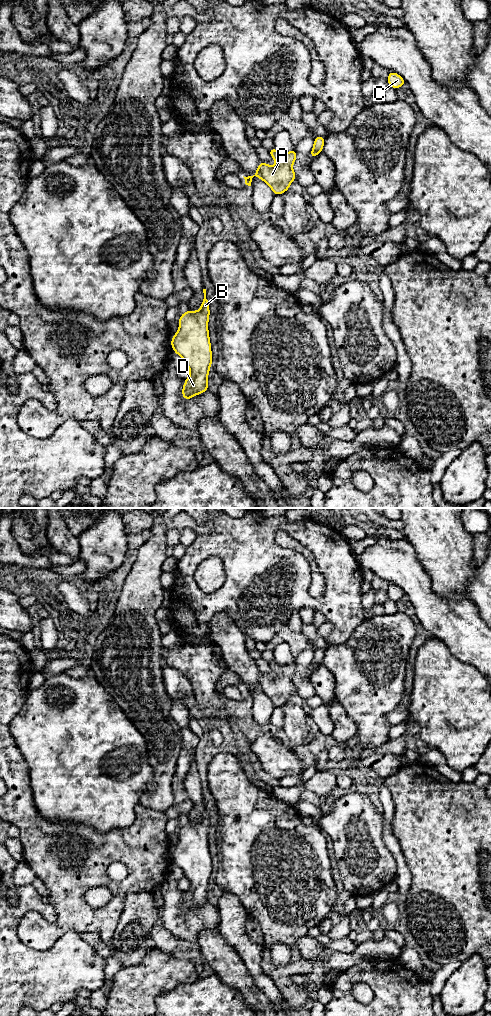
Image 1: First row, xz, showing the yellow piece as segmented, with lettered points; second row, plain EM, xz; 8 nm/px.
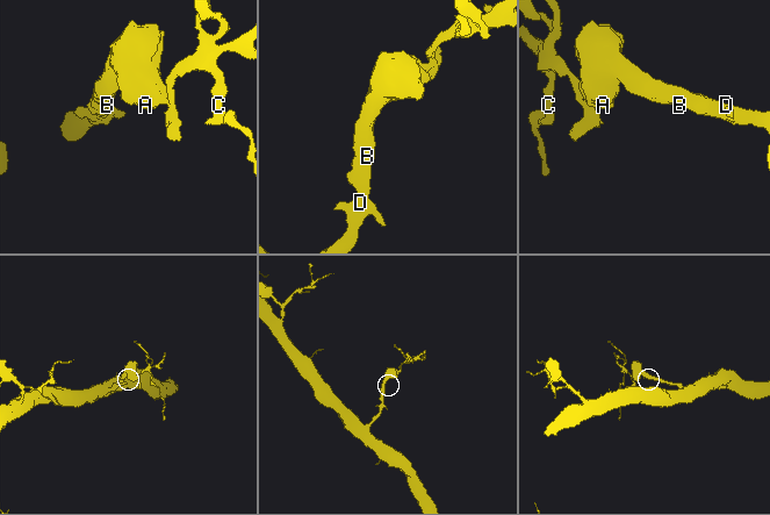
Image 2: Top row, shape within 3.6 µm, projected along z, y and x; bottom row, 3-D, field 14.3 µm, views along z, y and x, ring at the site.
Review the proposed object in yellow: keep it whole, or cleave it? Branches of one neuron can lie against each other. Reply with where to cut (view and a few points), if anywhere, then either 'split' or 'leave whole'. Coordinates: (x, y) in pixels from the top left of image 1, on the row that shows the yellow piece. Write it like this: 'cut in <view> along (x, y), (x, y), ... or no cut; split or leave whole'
cut in xz along (312, 150), (317, 154); split

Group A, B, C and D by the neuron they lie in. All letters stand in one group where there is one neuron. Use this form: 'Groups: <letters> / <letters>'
Groups: A B D / C

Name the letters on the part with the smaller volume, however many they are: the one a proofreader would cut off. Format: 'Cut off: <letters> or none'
Cut off: C

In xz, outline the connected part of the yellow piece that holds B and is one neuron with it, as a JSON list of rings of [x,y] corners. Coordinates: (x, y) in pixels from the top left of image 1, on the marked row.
[[[206,289],[204,299],[198,311],[190,309],[183,313],[178,322],[178,332],[172,336],[173,351],[181,356],[190,369],[190,376],[185,379],[182,397],[189,400],[194,396],[209,391],[207,381],[212,365],[211,343],[208,331],[209,302]]]

